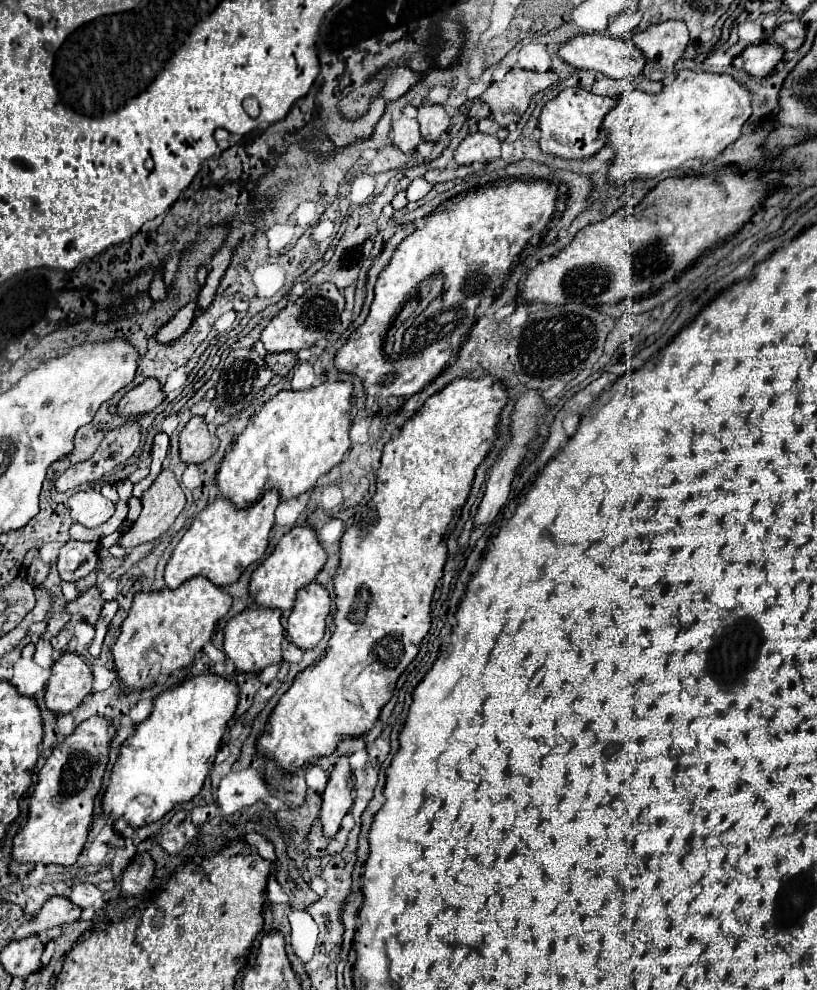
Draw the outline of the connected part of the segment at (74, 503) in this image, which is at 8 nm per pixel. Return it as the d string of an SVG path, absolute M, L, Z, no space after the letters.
M90 487L86 491L76 491L70 497L72 519L84 527L98 527L112 517L116 505L106 499L98 487Z

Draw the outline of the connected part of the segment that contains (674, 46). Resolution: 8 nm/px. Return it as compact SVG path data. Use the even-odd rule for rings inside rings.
M680 19L650 25L632 39L646 55L644 75L652 81L662 81L674 73L674 63L682 57L688 47L688 27Z

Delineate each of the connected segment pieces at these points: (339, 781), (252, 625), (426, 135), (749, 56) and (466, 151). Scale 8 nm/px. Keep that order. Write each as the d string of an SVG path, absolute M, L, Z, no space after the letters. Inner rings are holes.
M342 755L338 757L328 785L322 793L322 811L320 811L320 819L324 825L324 835L326 837L334 837L336 831L340 829L340 821L342 817L350 811L352 807L352 771L350 771L350 763L348 757Z
M246 607L242 613L232 617L224 627L224 653L236 663L236 671L240 673L260 673L270 663L282 661L282 639L284 627L280 625L282 611L268 607Z
M422 105L418 109L418 123L424 141L436 141L450 125L450 115L442 105Z
M758 43L750 45L742 51L742 67L752 75L752 77L766 77L768 73L774 71L778 61L784 57L784 47L776 43Z
M472 133L468 135L456 149L454 163L468 165L478 161L494 161L500 157L500 141L496 135L488 133Z

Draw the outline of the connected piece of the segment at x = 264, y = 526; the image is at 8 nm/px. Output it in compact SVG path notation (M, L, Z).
M278 489L266 491L264 497L260 497L246 509L238 509L226 497L216 497L206 509L202 509L194 517L192 525L188 527L180 543L174 547L172 557L166 563L166 585L170 589L176 589L186 579L196 575L202 575L220 587L234 583L250 563L262 559L262 555L266 553L270 531L274 525L274 511L280 501L282 495L278 493Z

